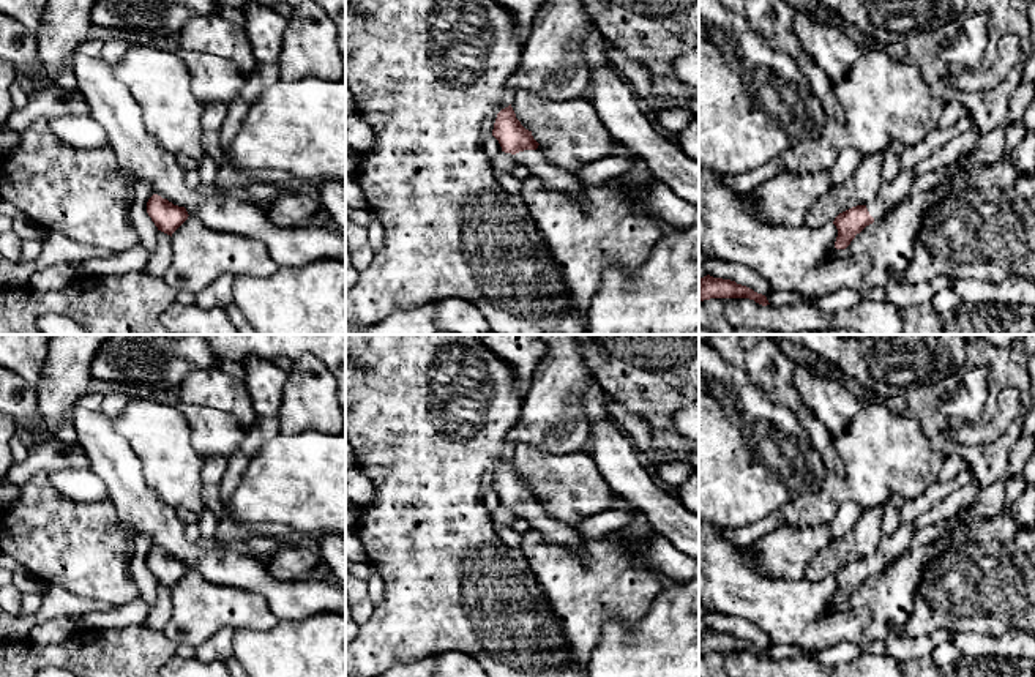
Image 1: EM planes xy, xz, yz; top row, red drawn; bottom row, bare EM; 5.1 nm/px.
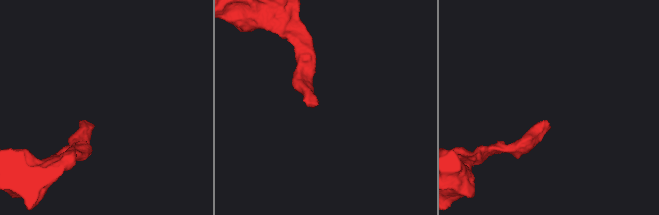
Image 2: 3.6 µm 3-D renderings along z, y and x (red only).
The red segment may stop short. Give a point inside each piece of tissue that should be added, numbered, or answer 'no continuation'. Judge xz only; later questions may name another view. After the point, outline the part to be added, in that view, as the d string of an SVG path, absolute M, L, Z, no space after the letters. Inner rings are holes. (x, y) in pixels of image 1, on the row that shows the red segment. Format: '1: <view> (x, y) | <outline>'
1: xz (552, 177) | M524 150L514 155L516 163L525 166L547 189L582 199L581 180L570 170L554 166L540 150Z

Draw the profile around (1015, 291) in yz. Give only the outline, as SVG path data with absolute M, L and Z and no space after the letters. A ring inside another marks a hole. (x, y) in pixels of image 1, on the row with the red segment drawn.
M1011 276L999 284L978 279L955 279L951 289L966 303L1035 306L1035 281L1027 278Z

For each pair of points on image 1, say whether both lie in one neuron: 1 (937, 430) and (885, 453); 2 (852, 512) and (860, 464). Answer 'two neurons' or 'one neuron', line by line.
1: two neurons
2: two neurons

